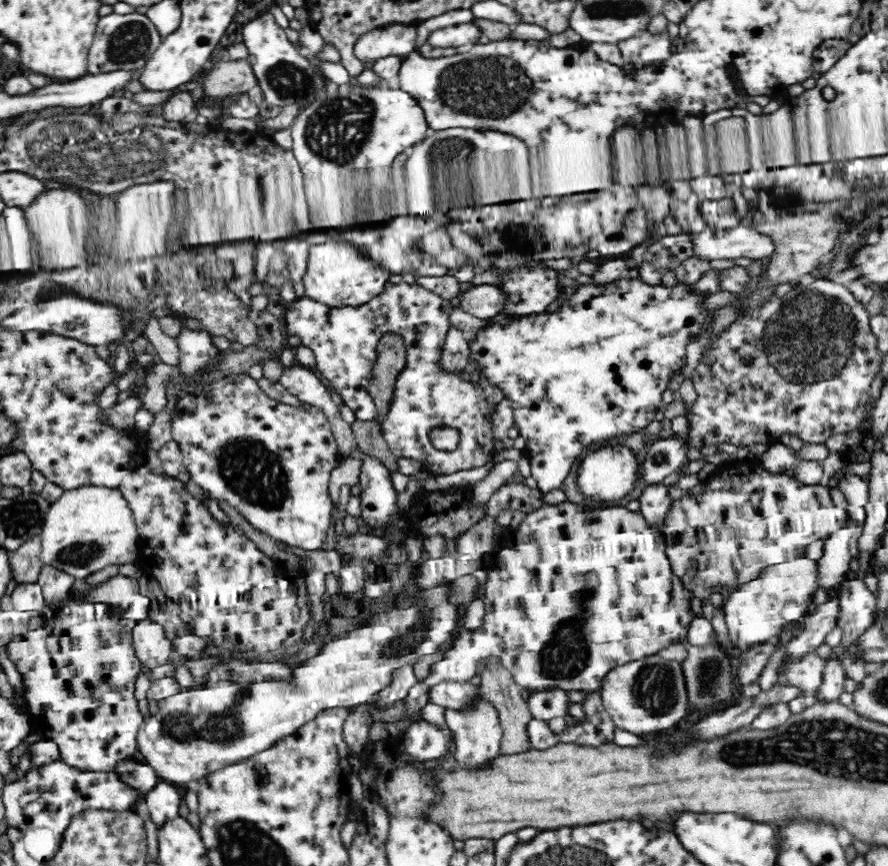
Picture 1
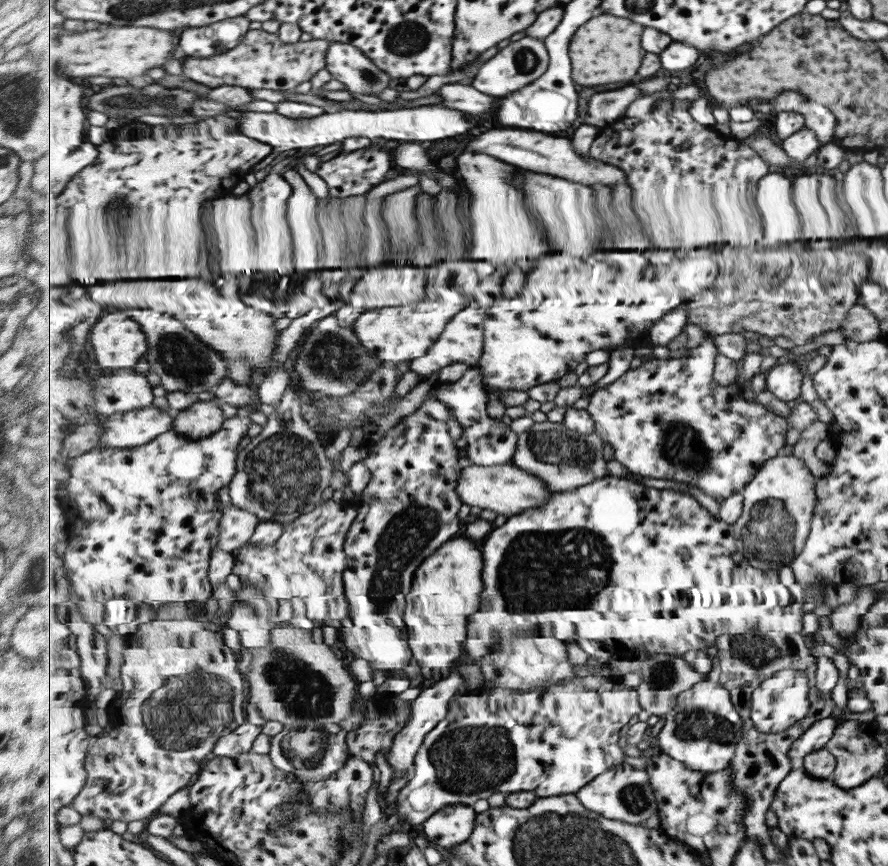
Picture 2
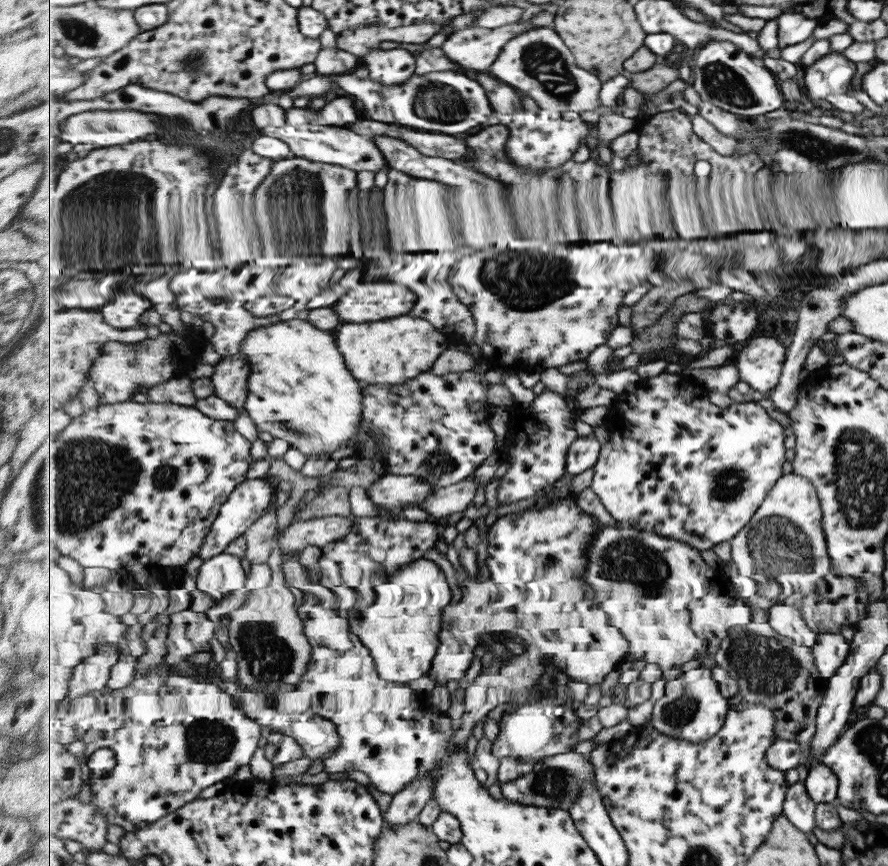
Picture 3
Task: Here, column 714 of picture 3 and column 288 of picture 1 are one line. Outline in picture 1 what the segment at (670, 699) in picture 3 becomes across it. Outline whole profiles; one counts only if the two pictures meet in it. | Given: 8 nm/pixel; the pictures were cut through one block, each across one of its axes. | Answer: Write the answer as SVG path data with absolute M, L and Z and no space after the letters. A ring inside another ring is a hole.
M436 586L431 589L426 589L423 597L417 601L417 604L414 606L414 608L408 608L408 610L405 608L392 608L385 613L379 613L372 616L372 622L369 624L365 624L356 630L352 630L344 638L338 638L337 640L326 643L316 656L306 659L297 667L293 667L291 670L291 677L289 679L266 679L262 682L251 683L238 683L226 680L219 680L218 682L214 682L213 680L207 679L203 686L185 689L178 694L173 694L172 696L169 696L162 701L158 701L158 712L156 712L154 716L148 718L148 720L143 720L144 724L142 724L142 727L138 732L138 752L144 756L146 764L148 764L148 766L150 766L156 772L156 777L158 777L160 780L172 783L174 785L195 785L196 782L200 781L202 778L205 778L208 774L211 774L216 770L221 770L227 768L228 766L239 764L239 762L247 761L255 754L260 754L270 750L270 748L273 748L278 742L280 742L280 740L284 740L284 738L287 738L288 736L296 736L298 730L302 728L302 725L313 722L322 712L325 712L327 708L344 707L350 710L353 707L358 707L359 705L370 706L376 700L377 695L380 694L382 690L390 686L393 672L397 668L400 668L402 665L412 663L415 660L415 657L426 656L426 654L432 654L440 650L440 648L442 648L442 644L444 644L446 640L450 640L452 632L458 628L459 623L460 619L458 619L458 605L450 604L446 601L445 587ZM194 726L198 728L198 735L200 735L200 738L204 738L204 740L208 740L208 742L212 742L212 744L198 744L198 746L190 746L190 744L188 744L190 736L186 736L186 733L196 735L196 733L193 731Z

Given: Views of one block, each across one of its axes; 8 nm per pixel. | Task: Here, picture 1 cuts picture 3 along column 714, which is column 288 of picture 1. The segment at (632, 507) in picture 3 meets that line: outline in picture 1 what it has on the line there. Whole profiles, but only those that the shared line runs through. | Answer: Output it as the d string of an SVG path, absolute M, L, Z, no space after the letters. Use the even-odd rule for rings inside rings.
M183 329L175 339L180 347L179 375L184 380L177 390L171 433L182 453L183 470L188 471L191 479L210 497L228 502L256 530L271 540L292 549L310 551L322 548L332 522L329 480L332 470L343 462L343 454L334 437L334 427L324 410L300 402L298 397L296 402L269 398L264 393L264 387L247 373L203 380L201 377L219 368L218 358L223 351L214 346L214 340L206 330L192 332Z

